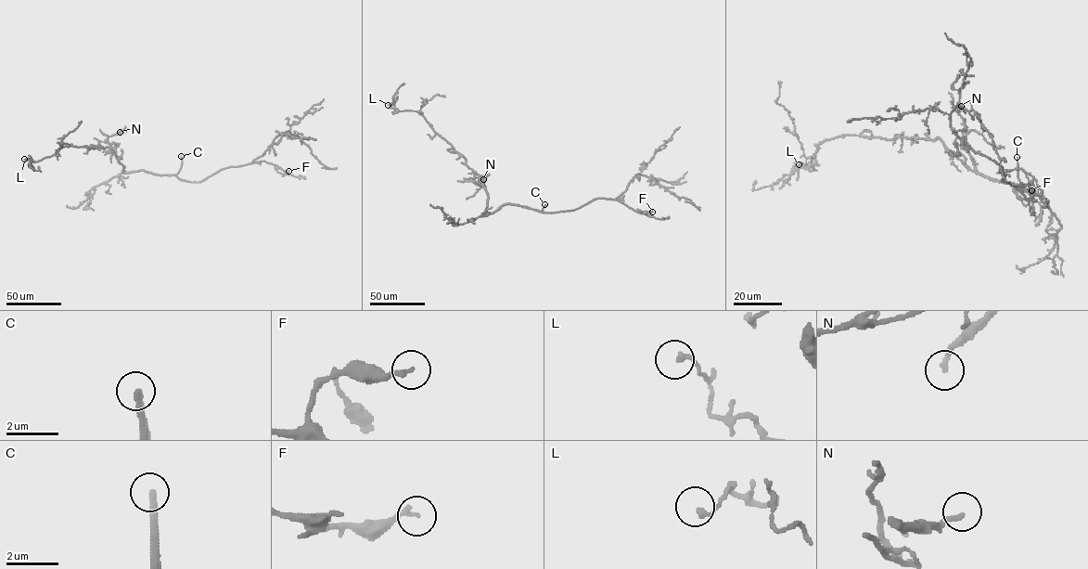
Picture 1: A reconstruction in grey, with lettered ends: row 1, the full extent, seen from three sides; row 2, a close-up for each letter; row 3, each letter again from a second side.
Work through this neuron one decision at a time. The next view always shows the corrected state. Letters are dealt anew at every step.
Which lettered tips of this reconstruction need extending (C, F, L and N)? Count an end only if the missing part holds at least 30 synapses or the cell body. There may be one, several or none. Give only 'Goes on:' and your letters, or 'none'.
Goes on: C

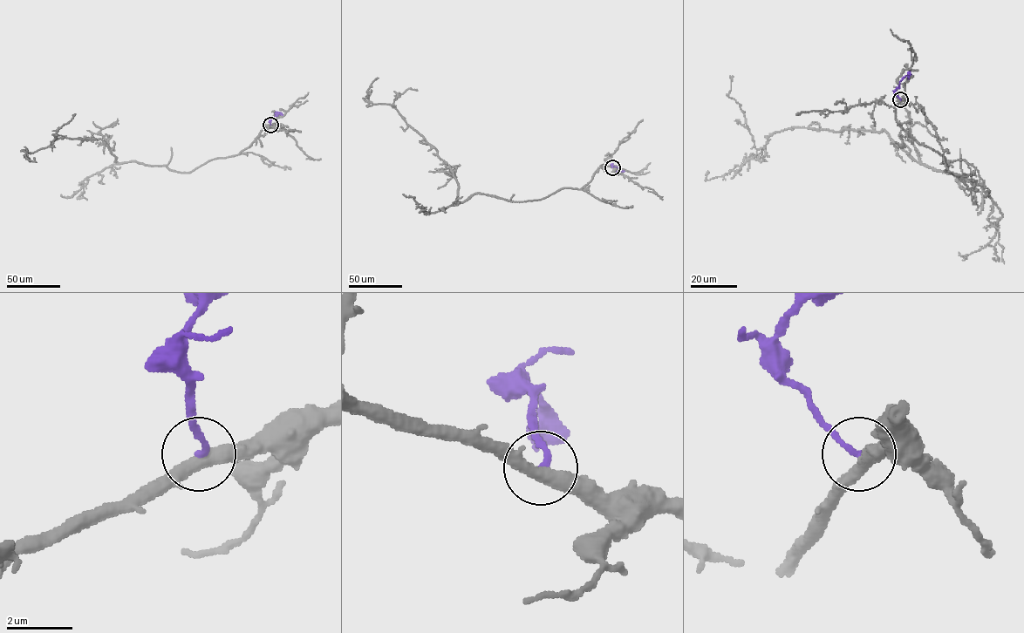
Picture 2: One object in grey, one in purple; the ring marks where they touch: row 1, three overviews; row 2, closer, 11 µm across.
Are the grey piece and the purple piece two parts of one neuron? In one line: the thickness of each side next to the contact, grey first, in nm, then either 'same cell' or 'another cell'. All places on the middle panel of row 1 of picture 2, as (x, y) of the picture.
calibres 400 and 180 nm; another cell

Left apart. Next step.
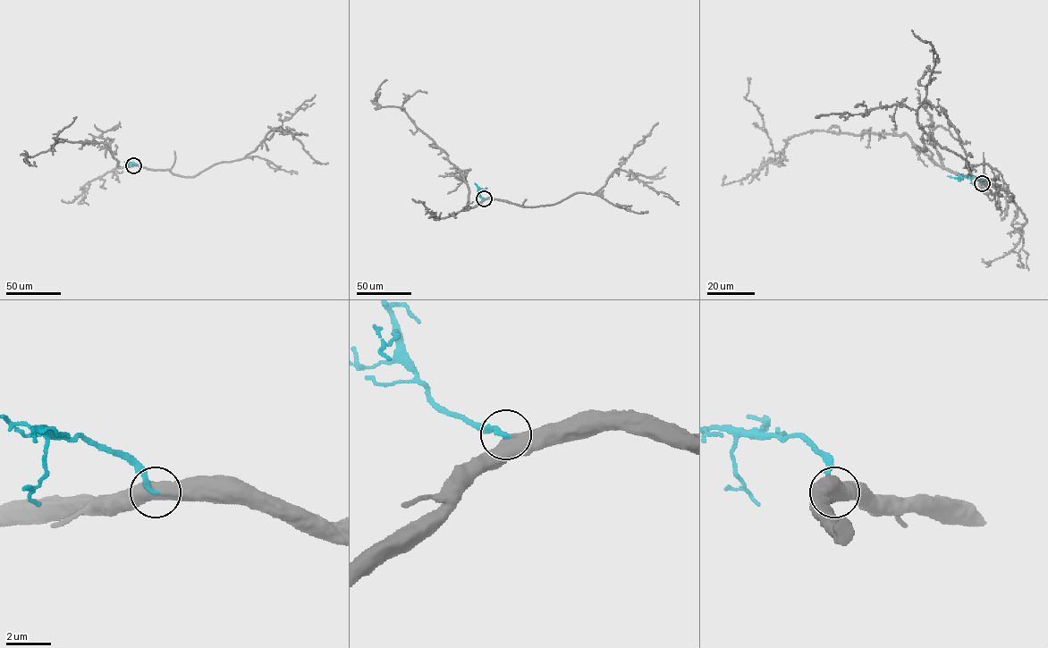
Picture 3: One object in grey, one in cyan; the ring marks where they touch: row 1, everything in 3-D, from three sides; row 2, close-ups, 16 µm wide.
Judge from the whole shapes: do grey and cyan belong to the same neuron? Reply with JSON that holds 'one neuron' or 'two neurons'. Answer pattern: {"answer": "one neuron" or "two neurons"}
{"answer": "one neuron"}

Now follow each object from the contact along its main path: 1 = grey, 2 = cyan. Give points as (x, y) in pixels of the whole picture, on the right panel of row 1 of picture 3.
1: (982, 183), (998, 208), (969, 164), (921, 128), (925, 99), (954, 127), (973, 176), (994, 180)
2: (982, 183), (977, 178), (963, 177), (958, 180)

